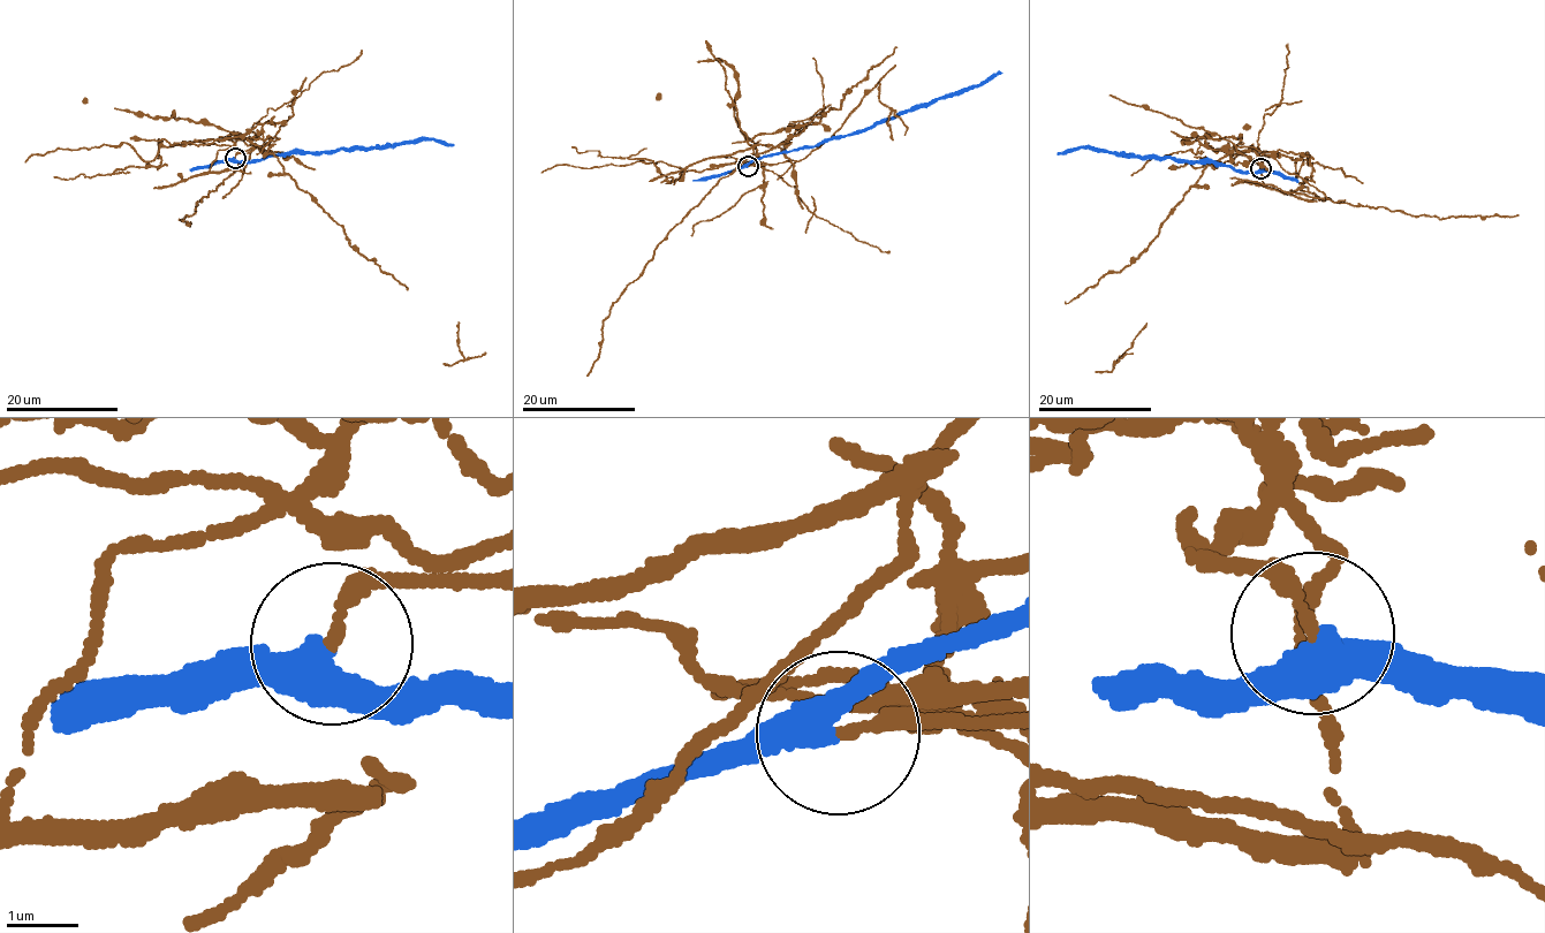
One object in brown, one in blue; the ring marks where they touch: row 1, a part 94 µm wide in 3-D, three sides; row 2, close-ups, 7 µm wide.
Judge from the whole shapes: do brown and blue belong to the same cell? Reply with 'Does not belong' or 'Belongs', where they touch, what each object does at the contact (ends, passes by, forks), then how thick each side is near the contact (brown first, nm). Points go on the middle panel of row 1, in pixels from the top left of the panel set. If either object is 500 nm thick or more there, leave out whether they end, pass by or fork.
Does not belong. Place: (748, 166). At the ring brown ends. At the ring blue passes by. Thickness 190 nm (brown) against 400 nm

